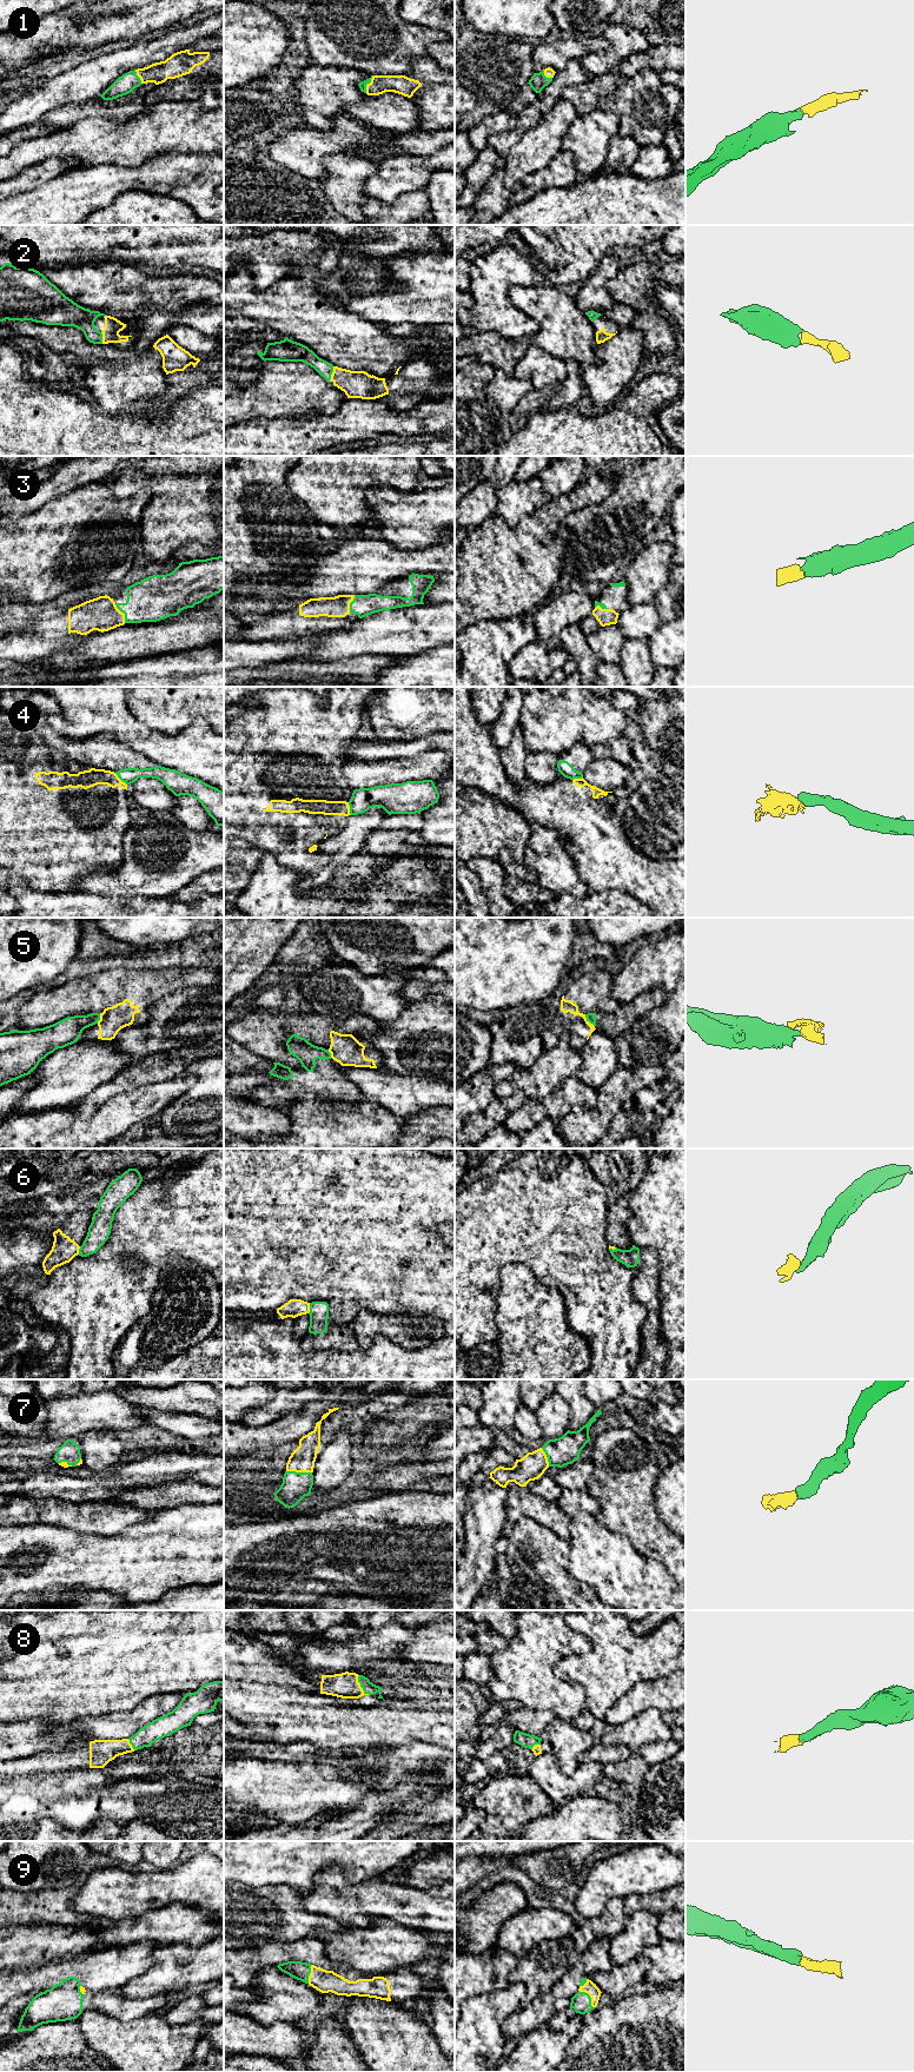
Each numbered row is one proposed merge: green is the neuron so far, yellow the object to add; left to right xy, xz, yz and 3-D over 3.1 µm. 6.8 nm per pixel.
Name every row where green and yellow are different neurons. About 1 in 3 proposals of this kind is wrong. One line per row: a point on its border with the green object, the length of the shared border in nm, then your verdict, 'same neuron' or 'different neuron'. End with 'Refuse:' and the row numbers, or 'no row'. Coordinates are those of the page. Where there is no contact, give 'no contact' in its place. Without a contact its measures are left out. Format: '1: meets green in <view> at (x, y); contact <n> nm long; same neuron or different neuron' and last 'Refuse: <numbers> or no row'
1: meets green in xz at (368, 83); contact 130 nm long; same neuron
2: meets green in xz at (332, 371); contact 90 nm long; same neuron
3: meets green in xy at (124, 613); contact 150 nm long; same neuron
4: meets green in xy at (121, 780); contact 130 nm long; different neuron
5: meets green in yz at (588, 1020); contact 110 nm long; different neuron
6: meets green in xz at (310, 1308); contact 70 nm long; different neuron
7: meets green in xz at (299, 1473); contact 180 nm long; same neuron
8: meets green in xz at (361, 1686); contact 150 nm long; same neuron
9: meets green in yz at (590, 1998); contact 170 nm long; same neuron
Refuse: 4, 5, 6

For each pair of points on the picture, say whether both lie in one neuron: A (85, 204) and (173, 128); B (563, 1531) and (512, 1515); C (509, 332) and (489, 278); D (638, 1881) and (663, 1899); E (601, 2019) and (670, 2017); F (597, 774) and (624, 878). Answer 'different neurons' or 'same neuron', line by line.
A: different neurons
B: same neuron
C: same neuron
D: different neurons
E: same neuron
F: different neurons

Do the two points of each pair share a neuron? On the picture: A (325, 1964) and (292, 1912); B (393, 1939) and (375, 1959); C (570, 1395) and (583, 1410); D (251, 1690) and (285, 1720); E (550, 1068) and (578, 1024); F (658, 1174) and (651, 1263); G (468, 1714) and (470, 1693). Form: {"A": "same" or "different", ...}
{"A": "different", "B": "same", "C": "same", "D": "same", "E": "different", "F": "different", "G": "same"}

